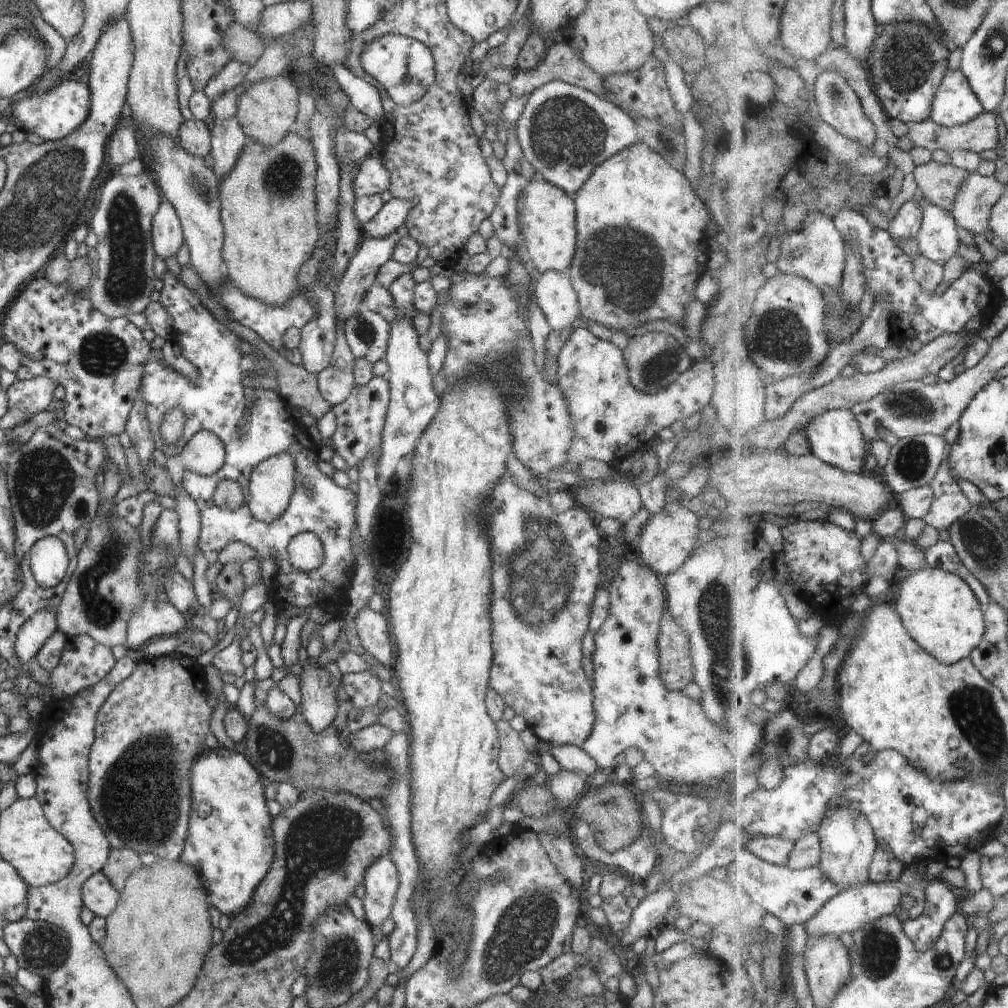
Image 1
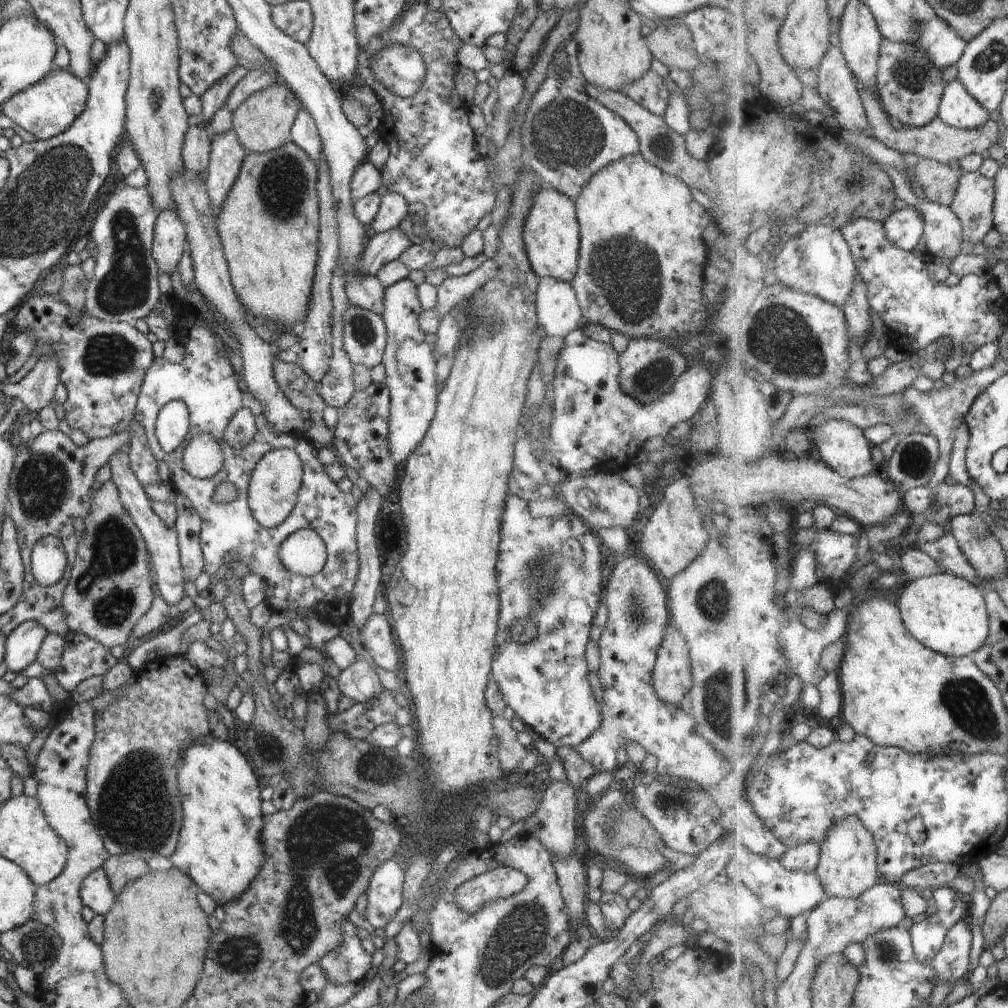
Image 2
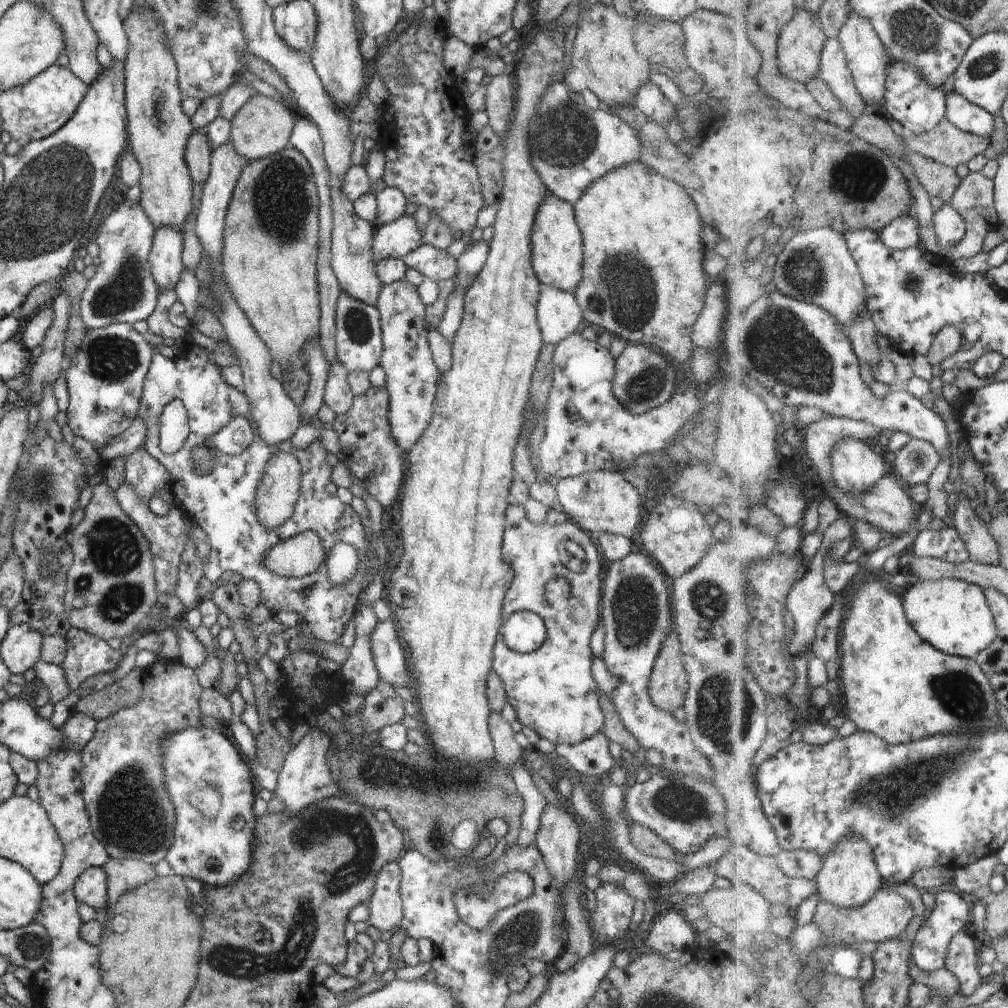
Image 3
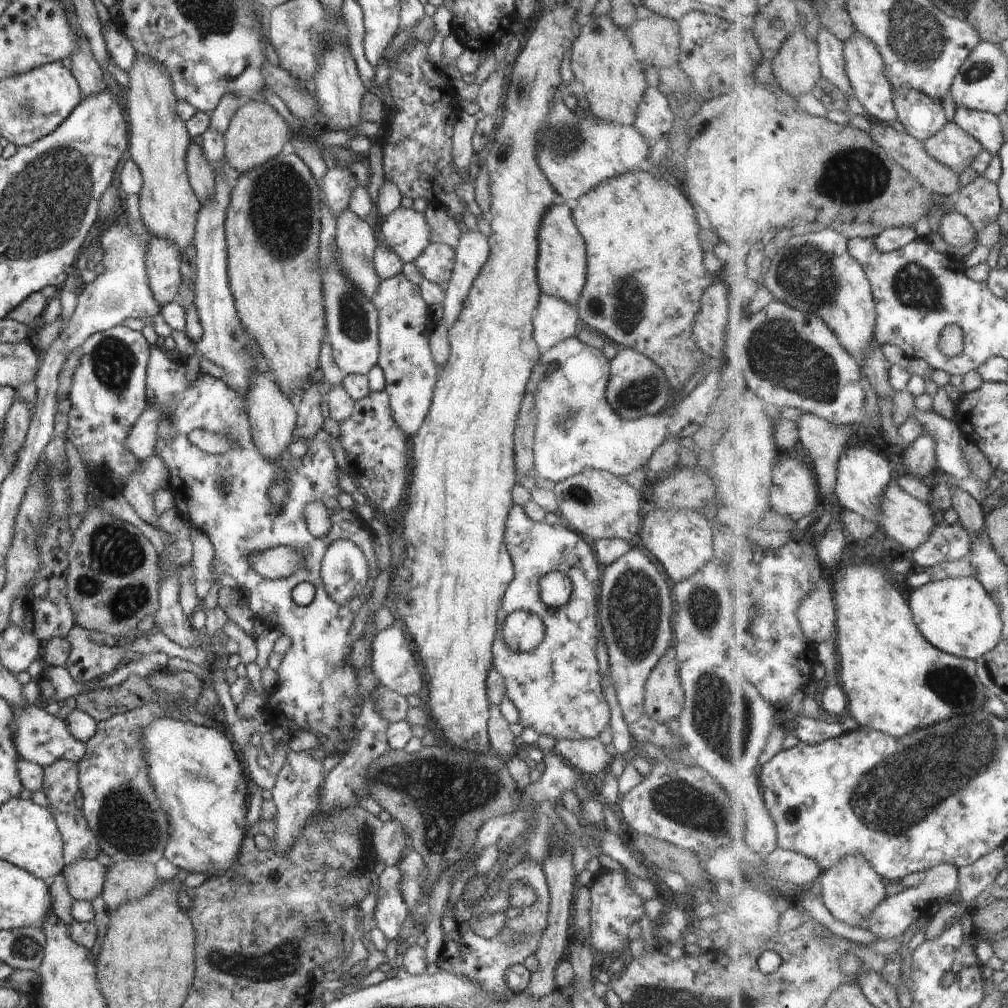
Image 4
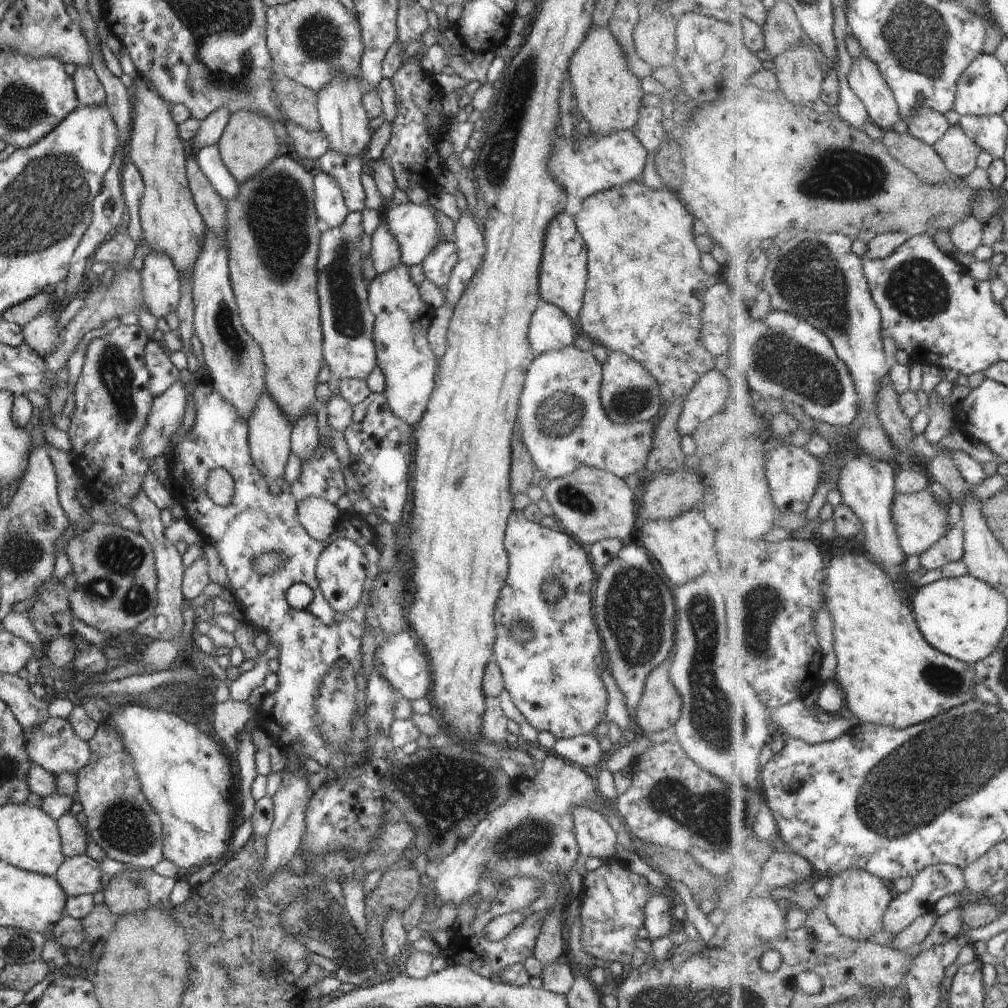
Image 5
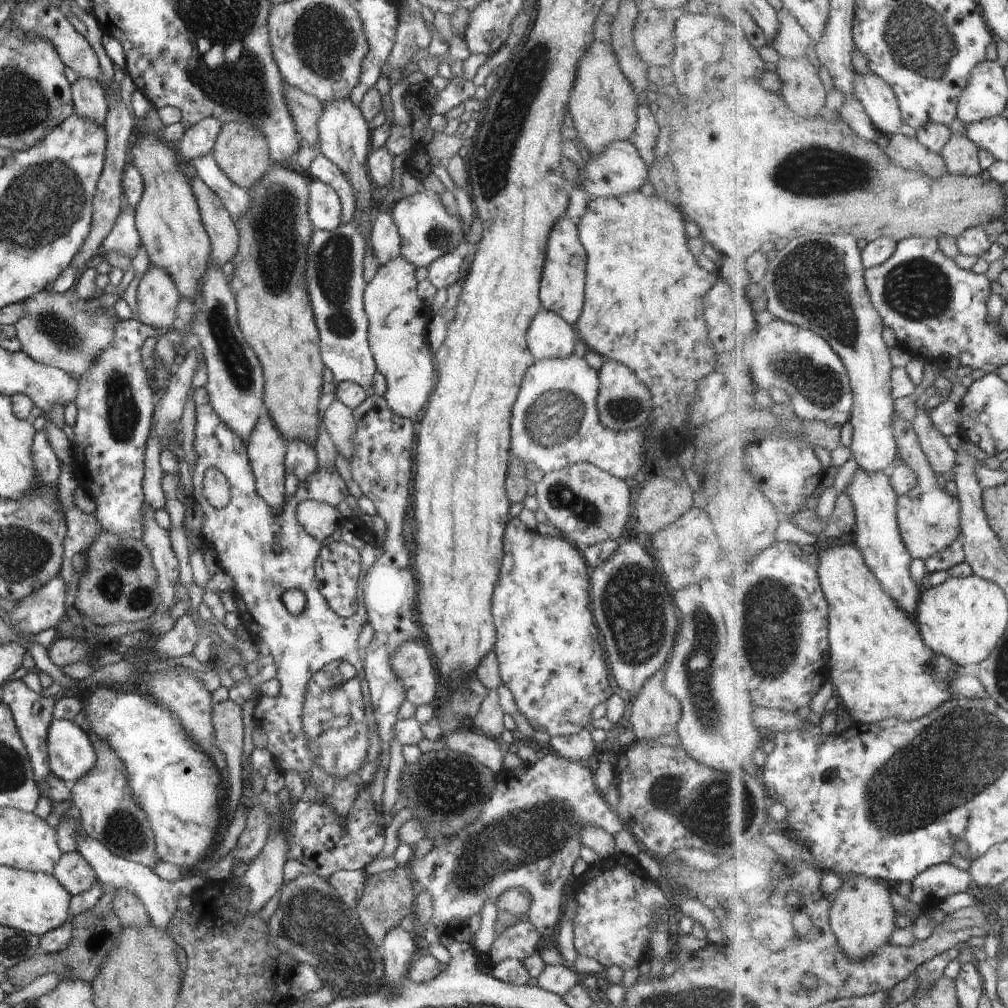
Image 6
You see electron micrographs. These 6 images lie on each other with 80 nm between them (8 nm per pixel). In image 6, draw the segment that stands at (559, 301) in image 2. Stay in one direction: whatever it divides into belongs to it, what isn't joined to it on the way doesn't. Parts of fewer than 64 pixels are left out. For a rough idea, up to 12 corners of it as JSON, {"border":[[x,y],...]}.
{"border":[[542,308],[525,334],[532,356],[564,358],[578,334]]}

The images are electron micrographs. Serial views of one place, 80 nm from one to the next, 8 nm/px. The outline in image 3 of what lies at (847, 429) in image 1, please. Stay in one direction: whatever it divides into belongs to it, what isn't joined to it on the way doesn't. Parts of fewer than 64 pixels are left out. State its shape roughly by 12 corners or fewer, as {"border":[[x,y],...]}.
{"border":[[861,439],[832,452],[834,478],[854,496],[876,486],[885,456]]}

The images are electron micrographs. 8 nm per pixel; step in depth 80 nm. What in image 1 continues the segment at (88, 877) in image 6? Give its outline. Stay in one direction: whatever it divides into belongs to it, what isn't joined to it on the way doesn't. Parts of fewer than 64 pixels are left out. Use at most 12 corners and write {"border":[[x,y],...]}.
{"border":[[99,871],[82,884],[83,907],[106,919],[119,893]]}

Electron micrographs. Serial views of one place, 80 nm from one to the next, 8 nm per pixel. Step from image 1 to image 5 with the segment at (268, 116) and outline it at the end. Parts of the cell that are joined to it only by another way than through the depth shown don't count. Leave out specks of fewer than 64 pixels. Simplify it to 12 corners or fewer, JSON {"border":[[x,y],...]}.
{"border":[[231,114],[217,144],[238,183],[283,150],[273,120]]}

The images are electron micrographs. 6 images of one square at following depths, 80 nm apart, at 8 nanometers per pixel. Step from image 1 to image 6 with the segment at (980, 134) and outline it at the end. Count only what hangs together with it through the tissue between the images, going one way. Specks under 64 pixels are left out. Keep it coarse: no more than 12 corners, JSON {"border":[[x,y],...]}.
{"border":[[953,134],[941,155],[952,174],[984,170],[981,149],[968,134]]}

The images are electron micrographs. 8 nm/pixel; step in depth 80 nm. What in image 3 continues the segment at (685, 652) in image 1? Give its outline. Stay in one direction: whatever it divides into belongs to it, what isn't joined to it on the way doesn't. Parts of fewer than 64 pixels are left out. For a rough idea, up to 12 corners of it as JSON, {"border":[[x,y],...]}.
{"border":[[672,630],[648,684],[652,706],[670,714],[684,705],[688,678]]}

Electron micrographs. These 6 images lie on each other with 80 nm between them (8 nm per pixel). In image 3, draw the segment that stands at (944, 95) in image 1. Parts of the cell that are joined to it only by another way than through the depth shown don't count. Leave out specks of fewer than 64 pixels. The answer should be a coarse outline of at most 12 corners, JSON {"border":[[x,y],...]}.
{"border":[[955,90],[947,97],[948,118],[970,134],[990,138],[992,112]]}

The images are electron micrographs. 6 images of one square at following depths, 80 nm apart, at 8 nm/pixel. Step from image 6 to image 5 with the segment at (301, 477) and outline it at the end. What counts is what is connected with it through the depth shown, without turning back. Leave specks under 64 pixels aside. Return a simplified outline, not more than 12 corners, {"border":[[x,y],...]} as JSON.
{"border":[[314,411],[295,420],[291,451],[302,463],[319,445]]}

